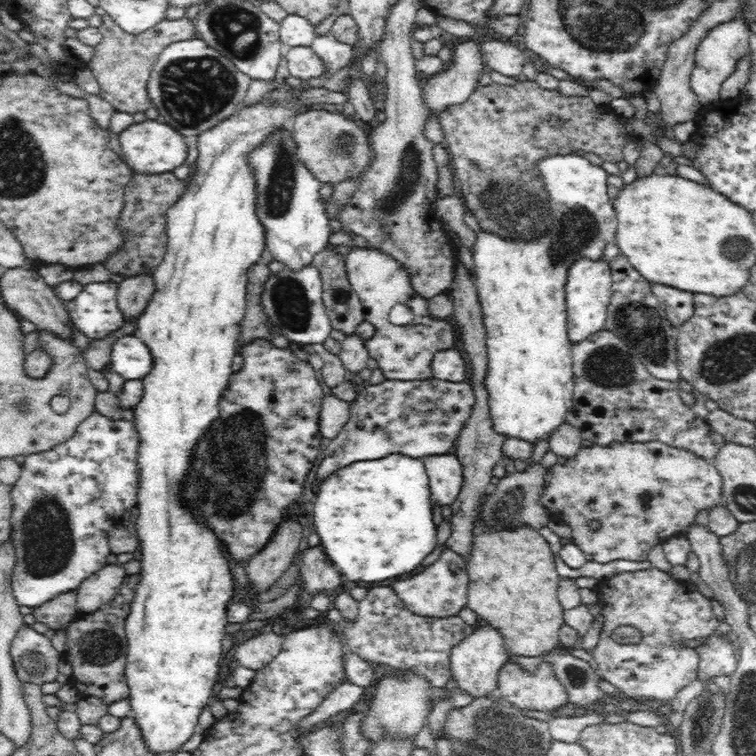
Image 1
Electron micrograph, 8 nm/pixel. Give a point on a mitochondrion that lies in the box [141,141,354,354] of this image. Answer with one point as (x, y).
(289, 300)

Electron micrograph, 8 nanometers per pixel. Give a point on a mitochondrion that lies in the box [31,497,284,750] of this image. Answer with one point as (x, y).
(99, 645)

